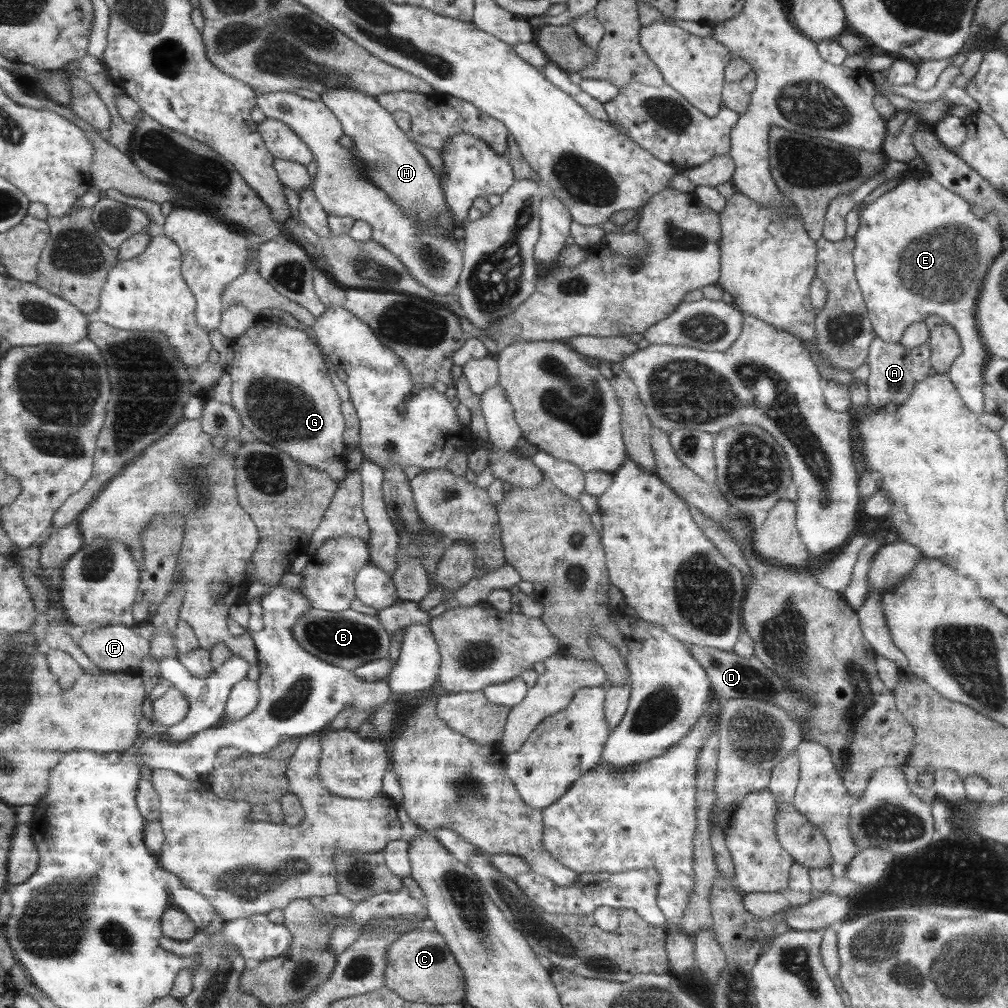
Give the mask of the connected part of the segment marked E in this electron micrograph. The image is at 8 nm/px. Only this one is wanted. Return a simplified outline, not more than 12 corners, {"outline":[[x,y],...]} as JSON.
{"outline":[[924,172],[864,207],[855,278],[875,335],[932,315],[979,416],[975,306],[1006,240]]}

